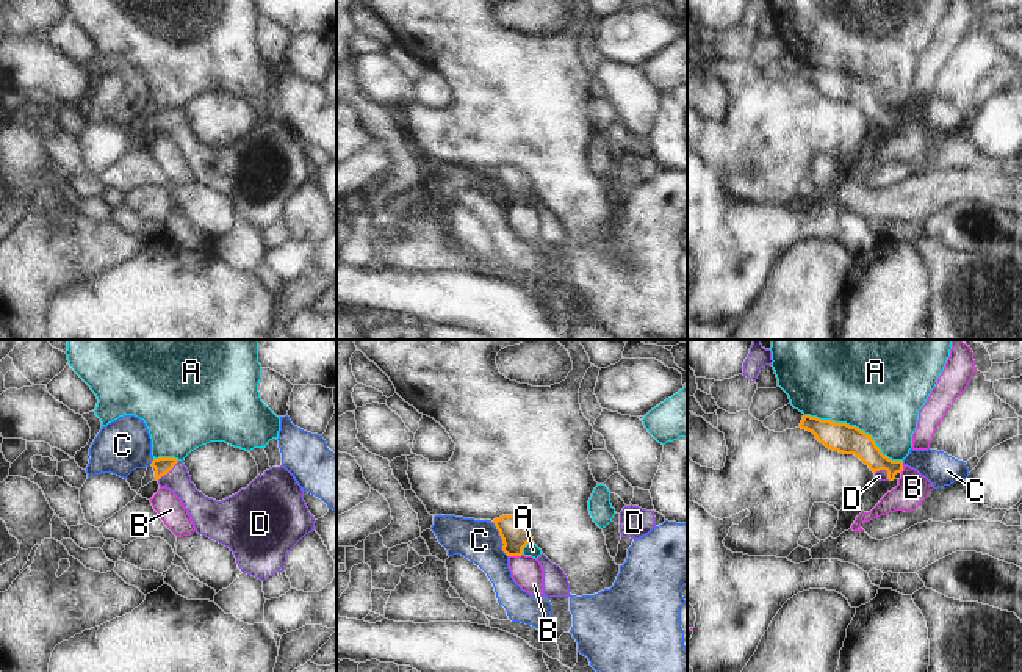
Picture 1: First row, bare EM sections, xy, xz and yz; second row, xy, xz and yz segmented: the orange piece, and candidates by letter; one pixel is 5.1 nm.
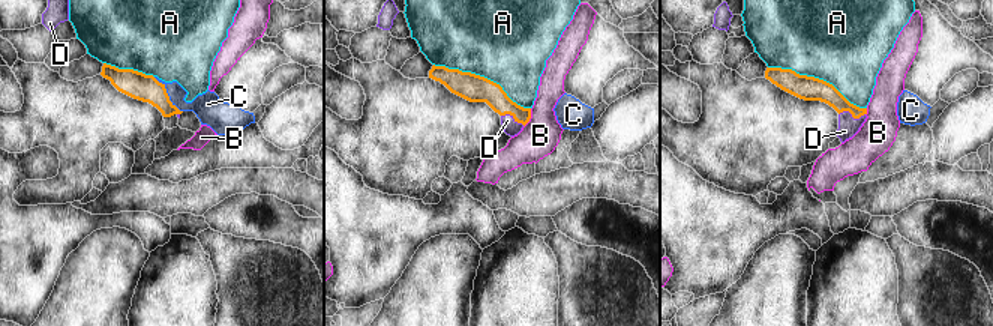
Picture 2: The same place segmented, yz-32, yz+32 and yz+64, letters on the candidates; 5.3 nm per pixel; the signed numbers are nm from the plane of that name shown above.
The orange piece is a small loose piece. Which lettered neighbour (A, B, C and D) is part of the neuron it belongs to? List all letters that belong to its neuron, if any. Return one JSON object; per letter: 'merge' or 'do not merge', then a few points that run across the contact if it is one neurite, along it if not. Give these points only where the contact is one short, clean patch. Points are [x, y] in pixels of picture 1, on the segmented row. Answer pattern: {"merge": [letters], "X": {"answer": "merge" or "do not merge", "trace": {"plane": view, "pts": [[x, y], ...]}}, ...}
{"merge": ["D"], "A": {"answer": "do not merge"}, "B": {"answer": "do not merge"}, "C": {"answer": "do not merge", "trace": {"plane": "xz", "pts": [[492, 522], [507, 556]]}}, "D": {"answer": "merge", "trace": {"plane": "xy", "pts": [[163, 466], [168, 472], [201, 508]]}}}

